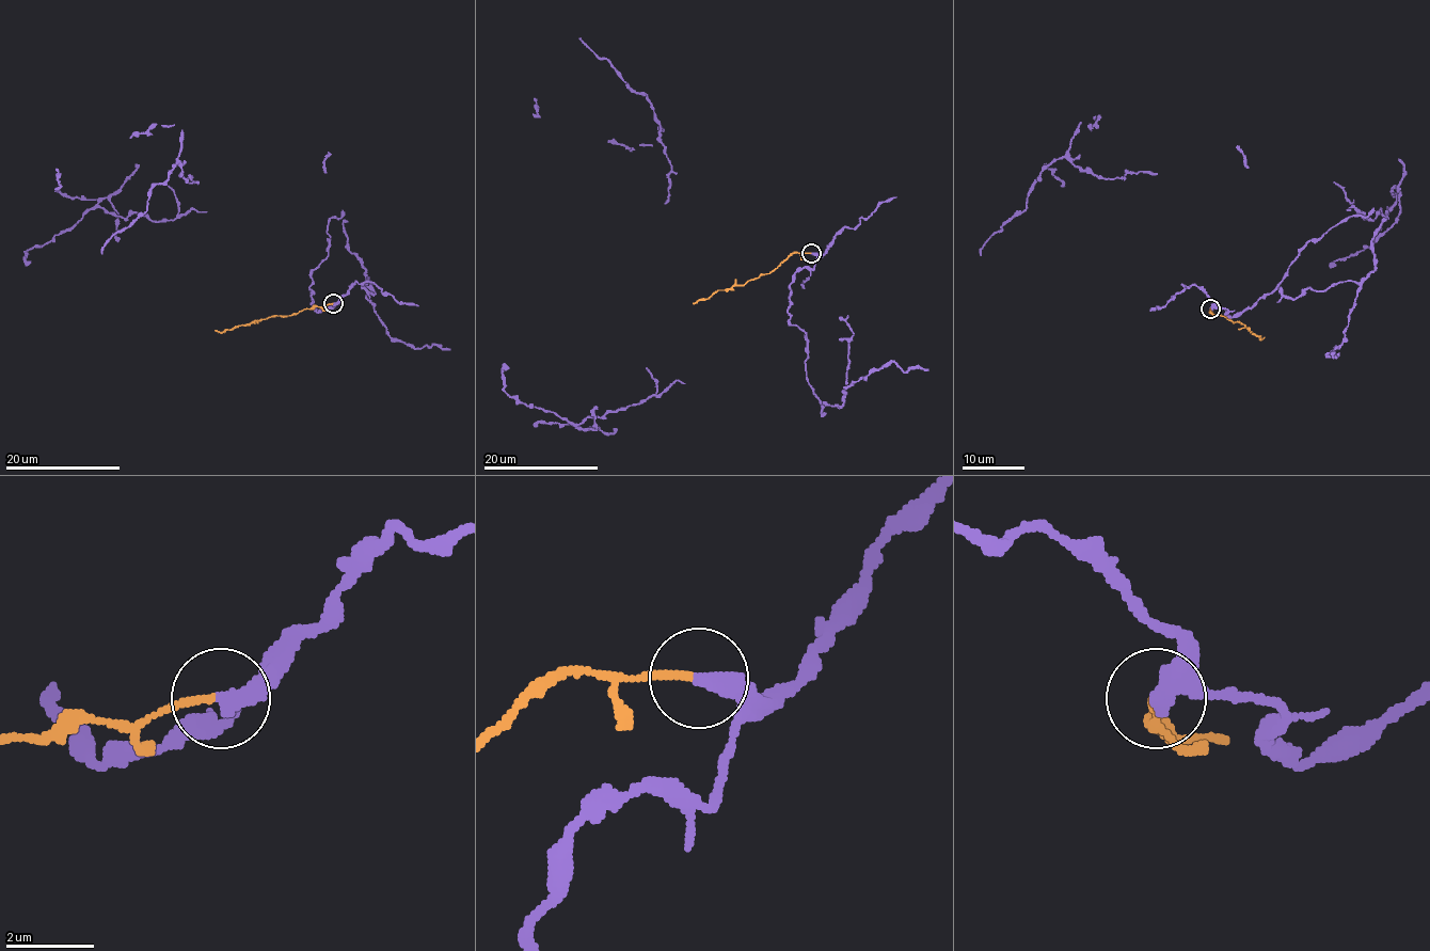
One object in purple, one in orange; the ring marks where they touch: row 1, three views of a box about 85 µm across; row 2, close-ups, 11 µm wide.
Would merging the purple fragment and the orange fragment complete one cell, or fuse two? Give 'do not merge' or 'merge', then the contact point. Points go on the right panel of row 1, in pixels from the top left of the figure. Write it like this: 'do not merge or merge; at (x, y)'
do not merge; at (1210, 308)

